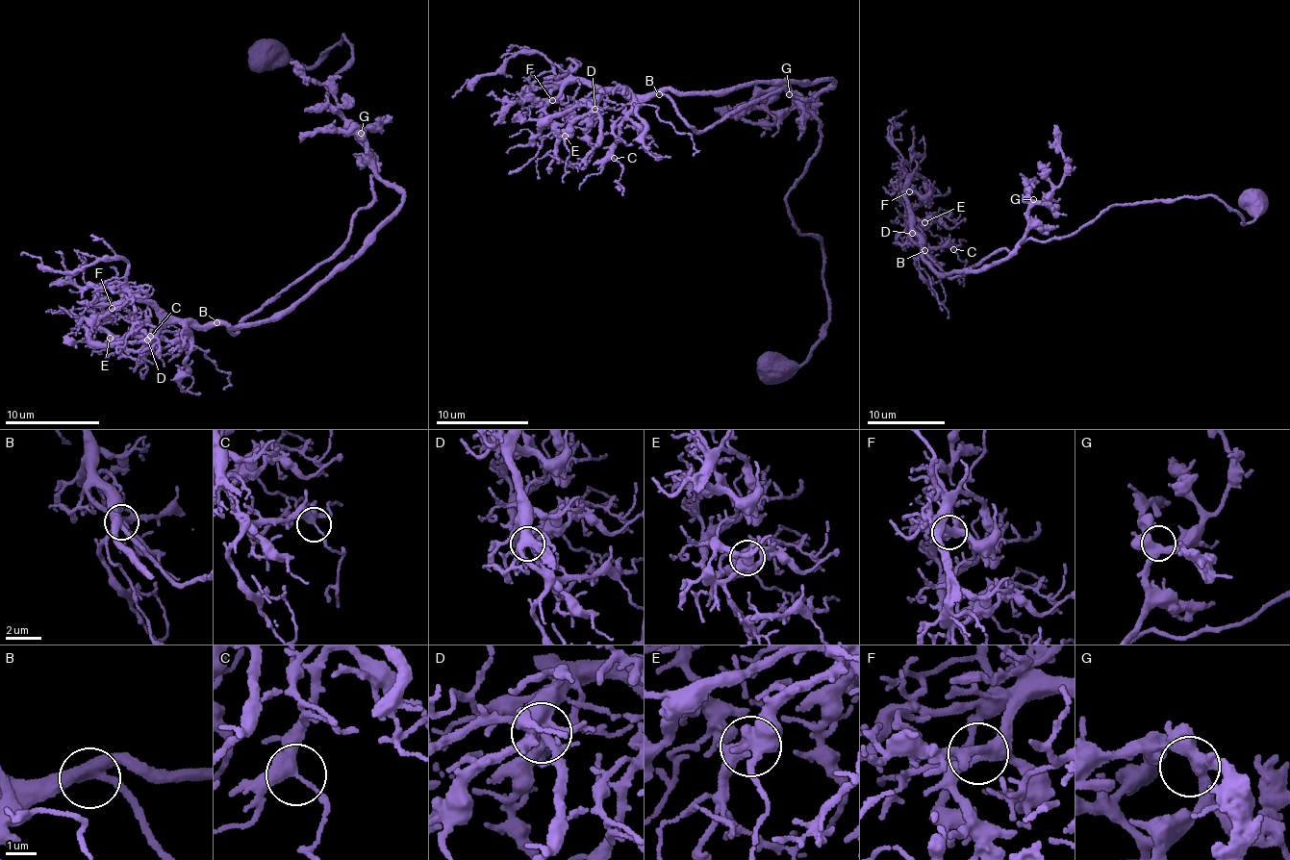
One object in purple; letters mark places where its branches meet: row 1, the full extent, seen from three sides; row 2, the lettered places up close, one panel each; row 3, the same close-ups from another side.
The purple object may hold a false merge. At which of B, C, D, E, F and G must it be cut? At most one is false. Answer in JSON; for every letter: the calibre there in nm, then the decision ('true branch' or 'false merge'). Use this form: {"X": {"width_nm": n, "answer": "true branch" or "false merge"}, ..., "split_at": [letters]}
{"B": {"width_nm": 400, "answer": "true branch"}, "C": {"width_nm": 360, "answer": "true branch"}, "D": {"width_nm": 440, "answer": "true branch"}, "E": {"width_nm": 460, "answer": "true branch"}, "F": {"width_nm": 280, "answer": "true branch"}, "G": {"width_nm": 400, "answer": "true branch"}, "split_at": []}

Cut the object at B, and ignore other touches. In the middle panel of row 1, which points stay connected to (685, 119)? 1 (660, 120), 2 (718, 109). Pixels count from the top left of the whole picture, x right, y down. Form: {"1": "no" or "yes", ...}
{"1": "no", "2": "no"}

